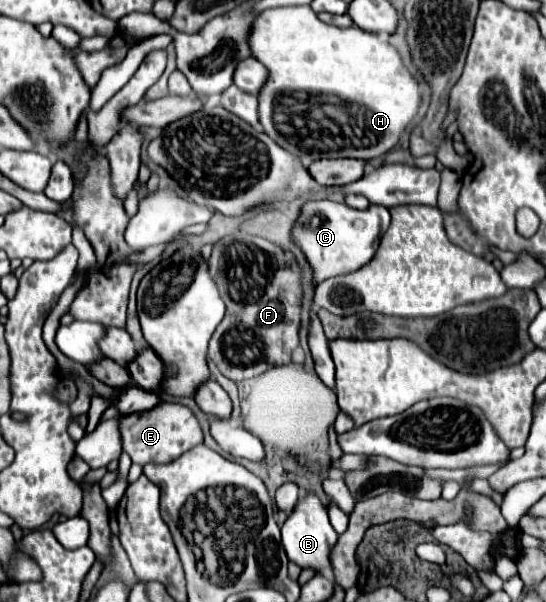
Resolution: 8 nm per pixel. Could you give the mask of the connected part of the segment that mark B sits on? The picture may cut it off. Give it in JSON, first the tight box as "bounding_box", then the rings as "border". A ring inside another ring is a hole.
{"bounding_box":[282,494,338,574],"border":[[[314,494],[304,496],[296,504],[296,508],[288,514],[288,520],[282,526],[282,546],[288,554],[288,560],[298,564],[300,568],[314,568],[318,574],[330,568],[330,550],[336,544],[336,540],[338,540],[338,534],[334,532],[328,520],[328,510]]]}

